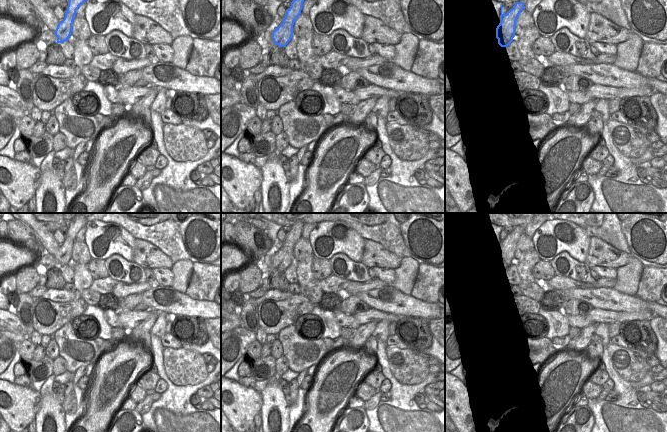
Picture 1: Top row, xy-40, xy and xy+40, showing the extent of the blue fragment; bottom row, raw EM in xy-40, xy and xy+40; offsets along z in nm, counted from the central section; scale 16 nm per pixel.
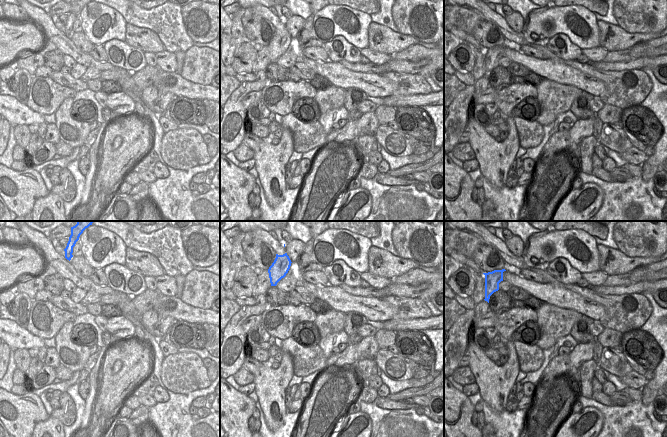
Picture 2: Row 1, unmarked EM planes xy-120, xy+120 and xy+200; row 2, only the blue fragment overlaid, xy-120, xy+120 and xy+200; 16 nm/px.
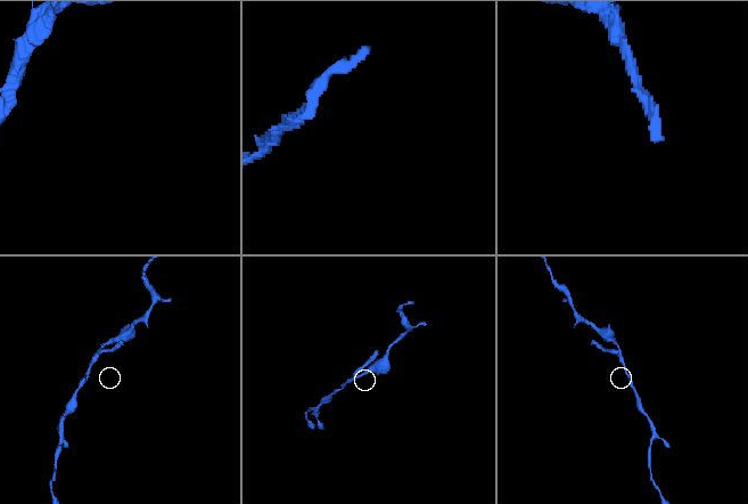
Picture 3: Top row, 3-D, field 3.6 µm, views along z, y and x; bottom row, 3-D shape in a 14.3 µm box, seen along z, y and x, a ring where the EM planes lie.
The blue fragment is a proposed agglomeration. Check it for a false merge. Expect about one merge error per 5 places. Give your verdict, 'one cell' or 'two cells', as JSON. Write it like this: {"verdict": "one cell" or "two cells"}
{"verdict": "two cells"}

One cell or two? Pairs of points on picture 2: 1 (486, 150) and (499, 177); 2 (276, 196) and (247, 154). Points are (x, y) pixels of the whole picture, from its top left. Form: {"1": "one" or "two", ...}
{"1": "one", "2": "two"}

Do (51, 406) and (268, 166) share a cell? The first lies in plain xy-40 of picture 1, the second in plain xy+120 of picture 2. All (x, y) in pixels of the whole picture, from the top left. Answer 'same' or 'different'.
same

